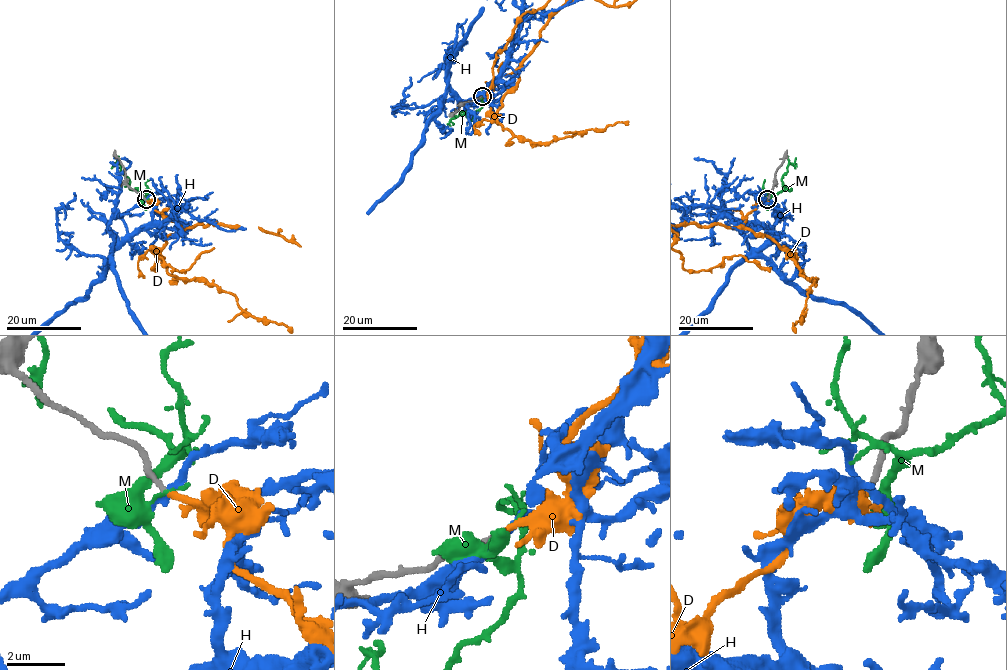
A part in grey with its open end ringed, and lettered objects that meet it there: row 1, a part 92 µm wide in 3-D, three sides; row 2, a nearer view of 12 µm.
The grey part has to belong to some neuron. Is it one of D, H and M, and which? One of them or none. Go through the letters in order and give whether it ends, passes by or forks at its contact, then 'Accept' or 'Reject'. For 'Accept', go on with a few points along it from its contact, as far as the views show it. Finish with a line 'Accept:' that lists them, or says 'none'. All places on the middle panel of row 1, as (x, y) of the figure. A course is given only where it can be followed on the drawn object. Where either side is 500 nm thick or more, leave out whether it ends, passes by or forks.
D: It ends there. Accept
H: It passes by. Reject
M: It ends there. Reject
Accept: D

